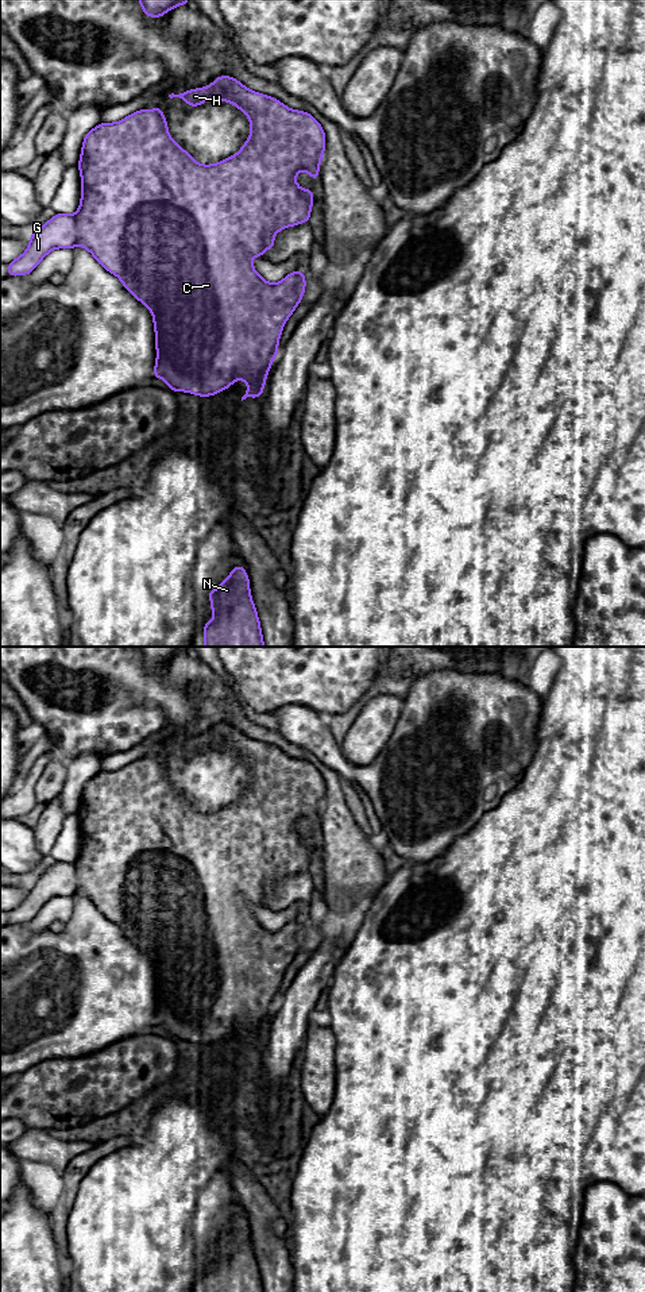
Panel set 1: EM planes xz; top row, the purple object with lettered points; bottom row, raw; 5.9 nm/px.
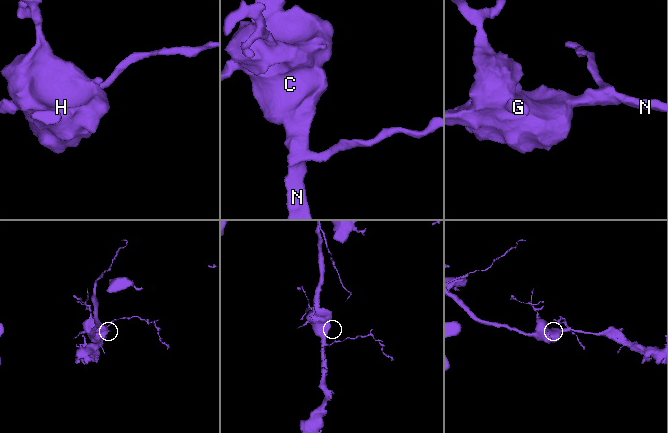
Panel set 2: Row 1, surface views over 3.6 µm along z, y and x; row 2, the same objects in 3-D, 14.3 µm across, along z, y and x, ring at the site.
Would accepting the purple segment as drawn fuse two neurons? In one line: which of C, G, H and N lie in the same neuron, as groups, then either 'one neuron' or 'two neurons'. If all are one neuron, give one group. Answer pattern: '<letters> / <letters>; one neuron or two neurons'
C G H N; one neuron

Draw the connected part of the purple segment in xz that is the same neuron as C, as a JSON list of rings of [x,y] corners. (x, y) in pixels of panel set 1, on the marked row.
[[[220,76],[205,88],[192,89],[179,95],[171,93],[169,97],[179,97],[190,107],[198,107],[209,99],[232,103],[235,107],[243,111],[251,122],[251,134],[247,142],[237,154],[221,161],[220,163],[200,165],[192,158],[190,154],[188,154],[171,139],[167,131],[167,122],[162,113],[163,107],[157,109],[140,109],[117,123],[101,122],[84,138],[81,158],[77,165],[81,173],[81,203],[78,211],[73,215],[57,213],[35,234],[32,234],[30,236],[28,248],[15,261],[8,263],[8,275],[28,275],[51,250],[74,248],[80,244],[85,247],[105,270],[119,277],[123,286],[151,311],[157,346],[157,362],[152,373],[155,378],[162,378],[169,385],[169,389],[175,393],[189,392],[201,397],[216,396],[219,392],[227,390],[236,379],[243,379],[248,383],[248,389],[242,397],[242,401],[247,397],[258,398],[263,393],[266,377],[274,358],[278,354],[278,342],[283,325],[297,305],[301,302],[306,281],[304,271],[293,271],[287,274],[281,282],[270,284],[255,271],[250,258],[263,258],[262,254],[266,250],[274,247],[274,236],[278,231],[309,221],[310,209],[313,205],[313,189],[302,189],[296,184],[296,178],[300,170],[305,170],[310,177],[314,178],[314,182],[318,181],[318,169],[325,150],[325,132],[320,123],[310,113],[290,109],[274,97],[250,90],[229,76]]]

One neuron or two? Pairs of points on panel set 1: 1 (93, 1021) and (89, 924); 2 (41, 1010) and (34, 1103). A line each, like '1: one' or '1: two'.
1: one
2: two

